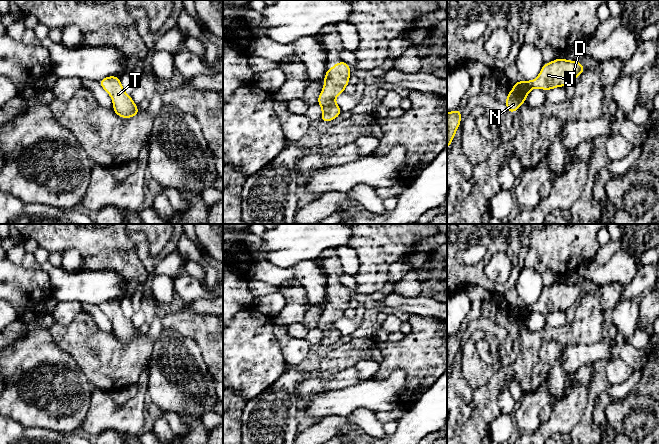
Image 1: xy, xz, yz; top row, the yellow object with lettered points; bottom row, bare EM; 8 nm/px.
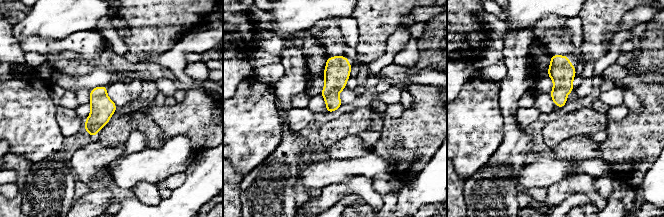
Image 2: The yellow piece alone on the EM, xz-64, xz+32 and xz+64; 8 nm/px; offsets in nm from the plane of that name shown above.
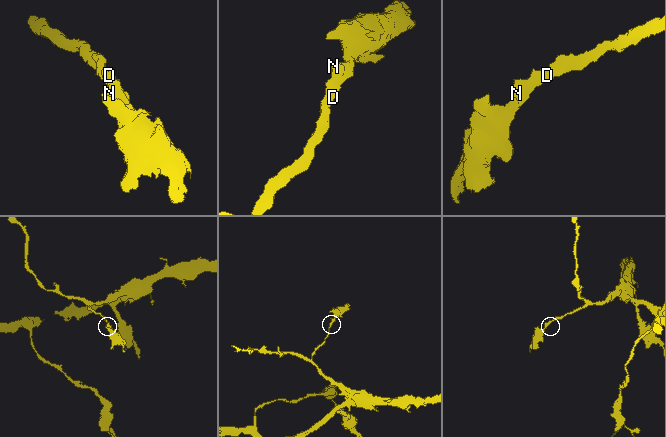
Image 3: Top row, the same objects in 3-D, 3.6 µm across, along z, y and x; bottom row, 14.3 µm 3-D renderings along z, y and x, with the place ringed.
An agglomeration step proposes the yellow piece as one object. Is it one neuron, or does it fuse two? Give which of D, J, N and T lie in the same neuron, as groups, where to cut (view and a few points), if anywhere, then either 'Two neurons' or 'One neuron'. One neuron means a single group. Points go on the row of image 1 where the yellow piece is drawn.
Groups: D J N T. No split. One neuron

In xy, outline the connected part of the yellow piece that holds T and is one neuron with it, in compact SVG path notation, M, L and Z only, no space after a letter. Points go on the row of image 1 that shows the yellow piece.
M108 76L99 81L101 87L111 96L113 111L121 118L131 118L139 114L137 105L133 102L121 85L120 78Z

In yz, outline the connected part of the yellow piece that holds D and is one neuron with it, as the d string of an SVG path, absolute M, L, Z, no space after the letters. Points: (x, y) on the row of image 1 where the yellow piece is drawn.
M564 58L545 63L535 80L524 81L520 79L518 83L511 84L505 103L508 113L511 114L519 110L520 105L526 102L526 97L532 88L548 91L556 87L565 87L585 70L580 62L568 61Z

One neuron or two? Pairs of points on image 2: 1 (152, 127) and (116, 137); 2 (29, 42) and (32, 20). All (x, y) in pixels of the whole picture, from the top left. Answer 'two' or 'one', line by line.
1: one
2: two

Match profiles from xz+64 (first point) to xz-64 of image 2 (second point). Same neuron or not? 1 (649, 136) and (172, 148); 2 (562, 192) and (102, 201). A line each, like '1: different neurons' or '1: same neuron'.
1: different neurons
2: same neuron

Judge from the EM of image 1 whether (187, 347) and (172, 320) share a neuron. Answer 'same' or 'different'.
different

